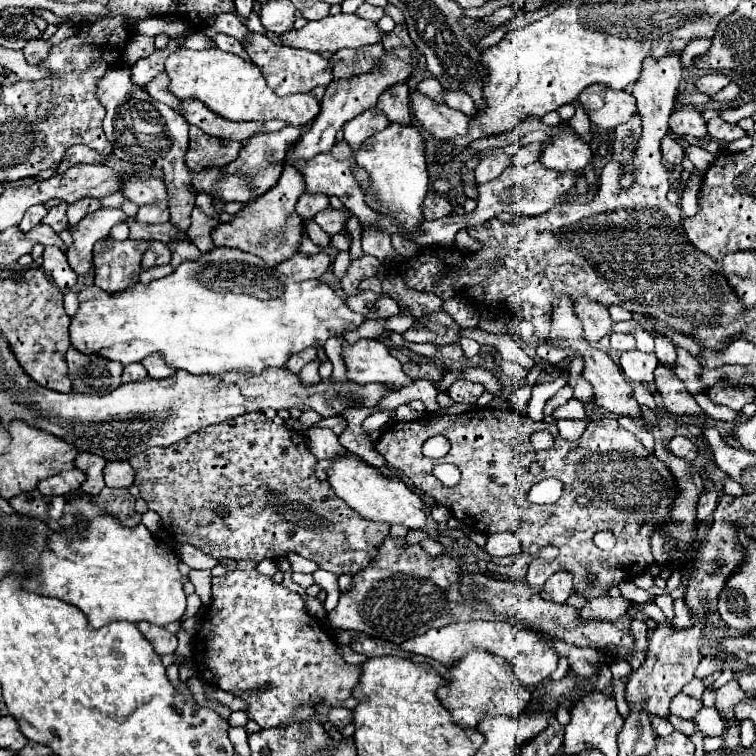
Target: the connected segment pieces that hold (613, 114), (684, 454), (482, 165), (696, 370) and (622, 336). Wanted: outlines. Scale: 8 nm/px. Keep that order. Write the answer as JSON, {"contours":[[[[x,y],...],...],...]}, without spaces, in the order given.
{"contours":[[[[608,85],[586,87],[578,95],[578,103],[584,107],[590,121],[604,129],[614,129],[636,113],[634,97],[628,91],[614,91]]],[[[674,437],[670,443],[670,451],[674,453],[674,455],[678,455],[678,457],[682,457],[682,459],[686,459],[686,461],[696,461],[696,459],[700,459],[700,447],[694,443],[694,441],[690,441],[690,439],[686,439],[686,437]]],[[[498,153],[498,155],[486,155],[480,159],[478,167],[474,169],[476,173],[476,181],[478,183],[488,183],[492,179],[496,179],[508,165],[510,165],[510,157],[506,153]]],[[[678,347],[676,349],[676,355],[678,355],[678,377],[684,381],[684,385],[688,387],[688,391],[694,391],[694,393],[702,393],[702,381],[700,381],[700,371],[702,371],[702,365],[696,357],[692,357],[686,349]]],[[[612,333],[610,335],[610,347],[624,352],[636,348],[634,337],[629,333]]]]}

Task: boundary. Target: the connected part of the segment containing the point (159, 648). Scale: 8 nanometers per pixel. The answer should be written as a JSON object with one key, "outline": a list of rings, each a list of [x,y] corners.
{"outline":[[[140,621],[136,627],[152,643],[152,647],[158,655],[170,655],[176,651],[176,645],[178,645],[176,635],[168,633],[164,627],[158,627],[158,625],[152,625],[146,621]]]}

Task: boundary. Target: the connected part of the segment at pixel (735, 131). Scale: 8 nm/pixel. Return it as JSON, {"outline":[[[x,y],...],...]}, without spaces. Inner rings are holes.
{"outline":[[[714,117],[708,121],[708,135],[720,143],[730,143],[734,139],[744,137],[744,129],[740,129],[738,125],[726,123],[720,117]]]}

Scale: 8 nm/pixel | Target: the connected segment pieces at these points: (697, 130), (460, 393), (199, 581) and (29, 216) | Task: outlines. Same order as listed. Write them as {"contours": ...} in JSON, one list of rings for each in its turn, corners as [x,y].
{"contours":[[[[684,105],[684,107],[674,109],[668,123],[670,123],[670,131],[676,137],[682,137],[682,135],[704,137],[706,135],[706,121],[704,121],[702,113],[692,105]]],[[[458,379],[450,389],[448,395],[456,403],[476,403],[476,399],[484,393],[484,387],[480,383],[470,383],[466,379]]],[[[190,571],[188,579],[194,583],[196,595],[202,599],[202,605],[208,607],[210,605],[210,579],[212,579],[212,571]]],[[[34,205],[34,207],[30,207],[26,213],[24,213],[24,217],[22,217],[22,221],[20,221],[20,229],[24,231],[24,233],[28,233],[32,227],[36,227],[40,221],[42,221],[42,217],[48,213],[48,209],[44,207],[44,205]]]]}

